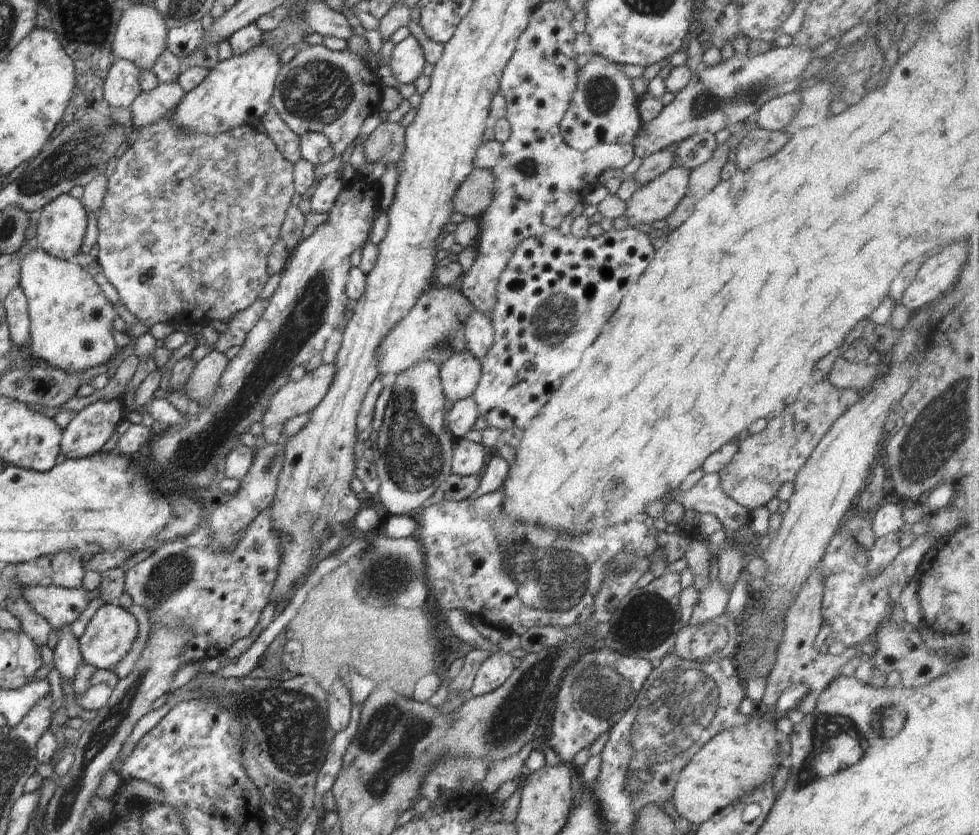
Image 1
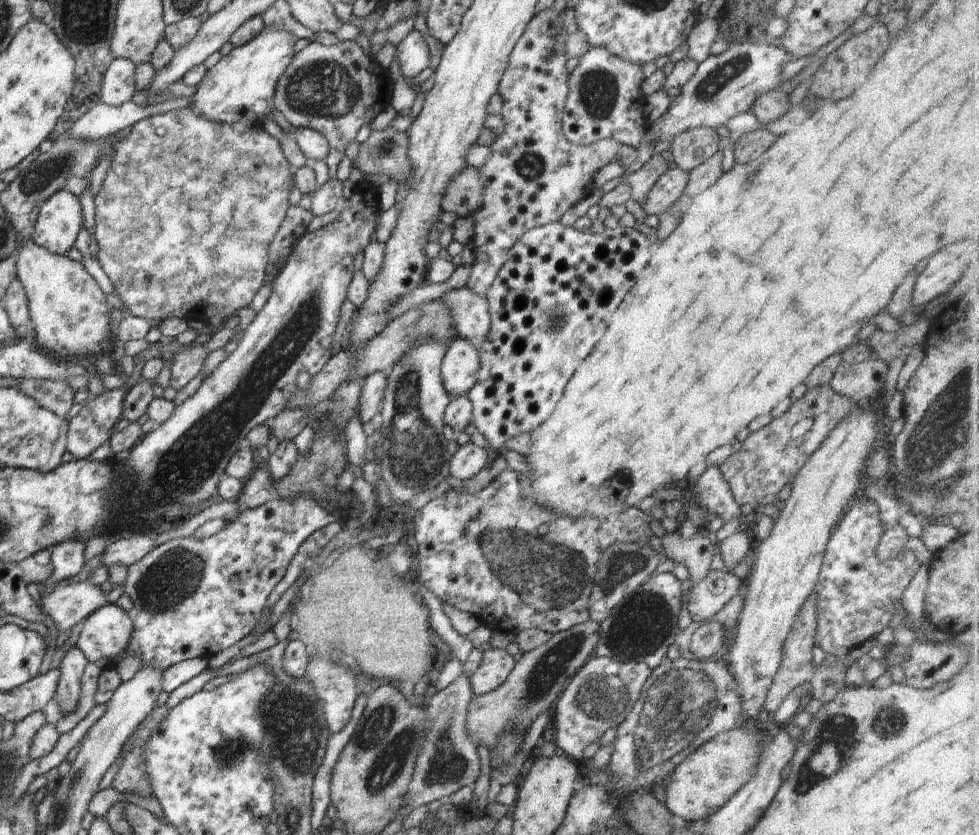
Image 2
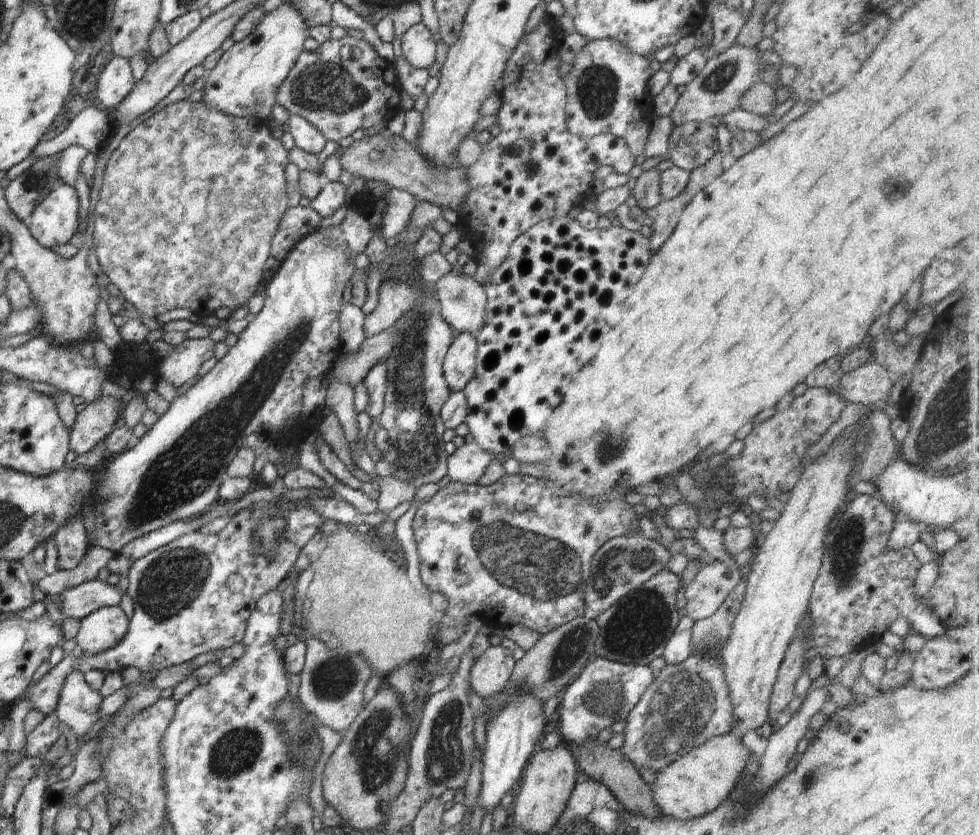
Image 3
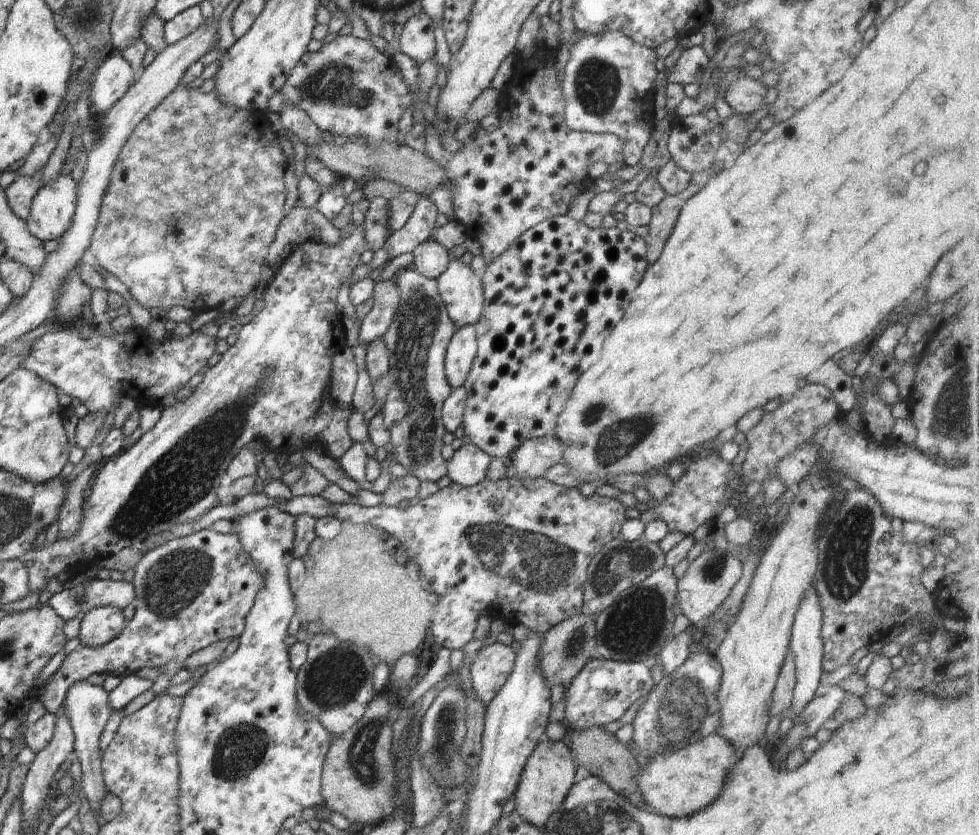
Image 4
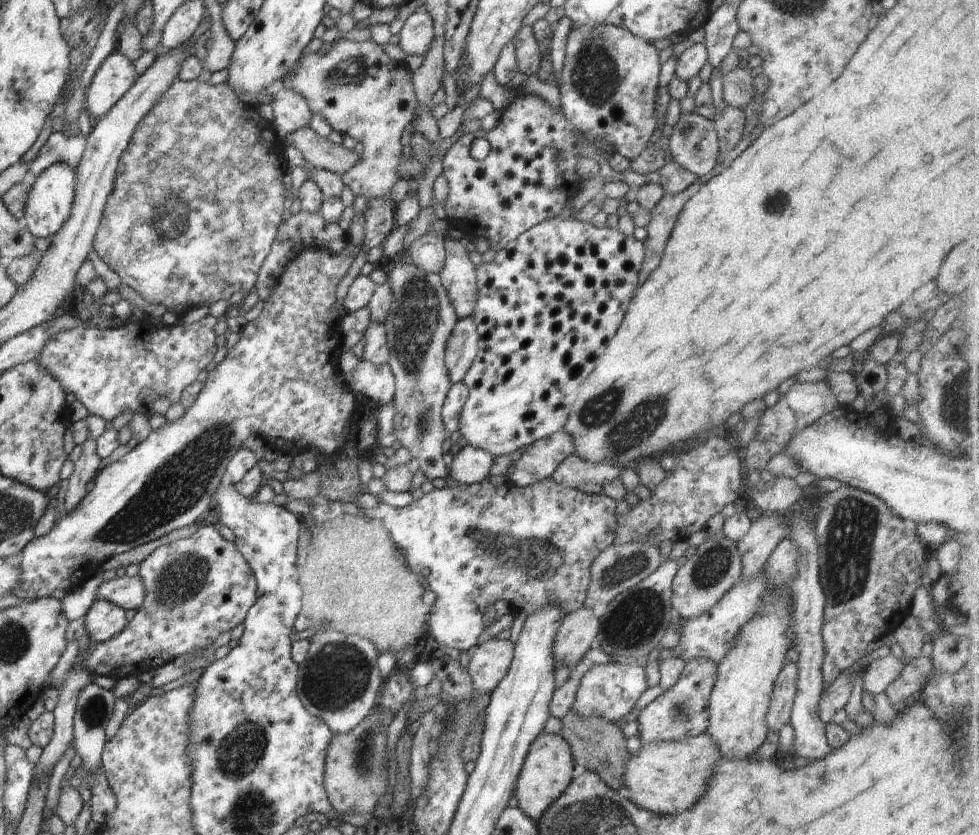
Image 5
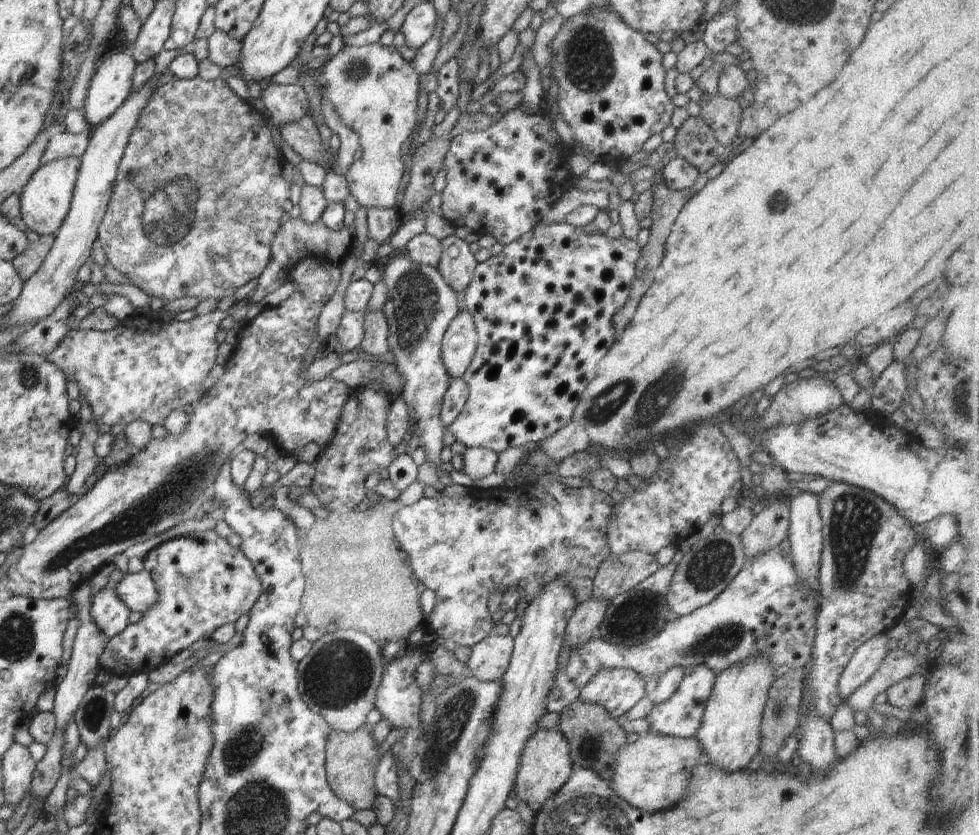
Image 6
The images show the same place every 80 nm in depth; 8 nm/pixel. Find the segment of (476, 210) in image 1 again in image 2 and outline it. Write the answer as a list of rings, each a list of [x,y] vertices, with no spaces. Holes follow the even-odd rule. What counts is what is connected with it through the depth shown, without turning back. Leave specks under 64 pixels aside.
[[[467,165],[460,174],[448,180],[446,192],[440,200],[441,210],[453,212],[458,217],[471,216],[482,206],[482,184],[480,170]]]

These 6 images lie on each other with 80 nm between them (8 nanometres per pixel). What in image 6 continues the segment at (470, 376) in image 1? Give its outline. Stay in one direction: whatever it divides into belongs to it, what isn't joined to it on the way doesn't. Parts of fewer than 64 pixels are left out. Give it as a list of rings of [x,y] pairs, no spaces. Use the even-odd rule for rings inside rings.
[[[461,310],[443,336],[443,365],[452,379],[462,379],[477,351],[478,335],[473,316]]]

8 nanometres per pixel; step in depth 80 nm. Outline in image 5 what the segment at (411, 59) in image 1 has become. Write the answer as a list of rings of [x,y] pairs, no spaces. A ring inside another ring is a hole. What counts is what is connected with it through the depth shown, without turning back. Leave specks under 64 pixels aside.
[[[422,5],[413,12],[399,32],[399,46],[410,56],[425,56],[434,40],[433,18]]]

